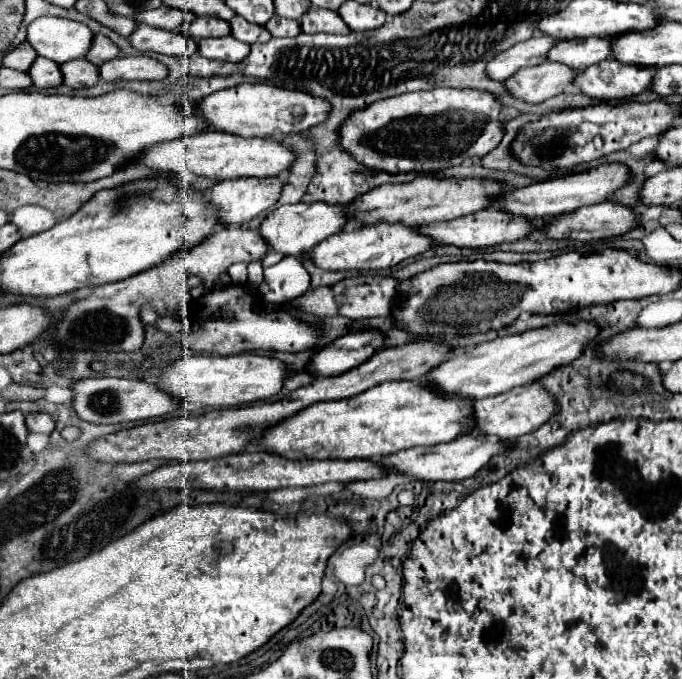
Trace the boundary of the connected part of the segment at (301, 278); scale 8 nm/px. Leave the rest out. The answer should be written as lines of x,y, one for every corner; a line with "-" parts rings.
283,257
277,265
263,269
263,283
259,285
259,295
265,301
283,305
311,287
311,277
303,263
295,257

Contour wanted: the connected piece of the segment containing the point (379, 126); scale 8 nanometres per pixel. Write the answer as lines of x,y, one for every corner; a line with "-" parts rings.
431,89
407,95
397,95
371,103
363,111
353,111
339,127
339,145
343,151
355,157
363,167
385,173
409,173
409,171
443,171
453,165
467,163
469,159
479,159
495,149
501,141
501,105
487,93
477,89

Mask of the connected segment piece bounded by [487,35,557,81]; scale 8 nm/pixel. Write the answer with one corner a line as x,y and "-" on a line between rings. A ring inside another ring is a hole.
547,35
531,37
523,43
513,45
511,49
495,55
491,63
487,63
487,77
493,81
503,81
515,75
521,67
539,65
547,59
547,51
557,43
557,39
551,39

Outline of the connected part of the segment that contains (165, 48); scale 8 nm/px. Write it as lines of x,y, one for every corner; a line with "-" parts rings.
137,25
137,29
129,37
129,43
137,51
153,51
173,57
187,57
197,51
197,43
191,37
183,35
183,31
175,33
149,25

